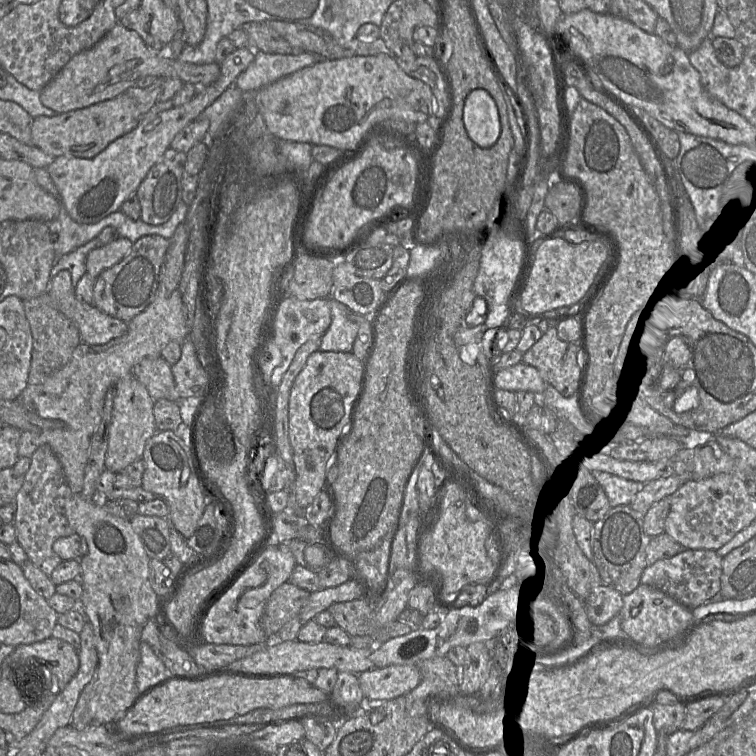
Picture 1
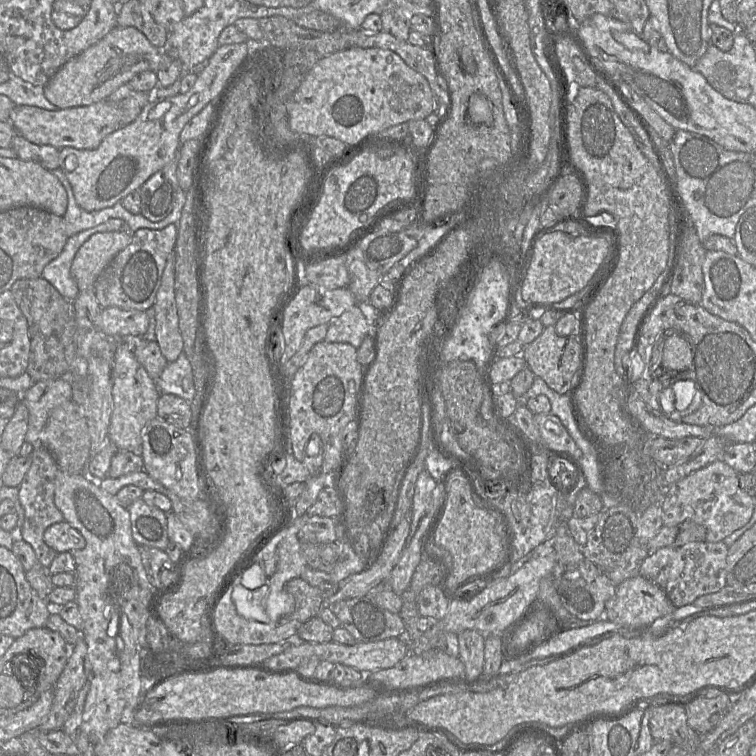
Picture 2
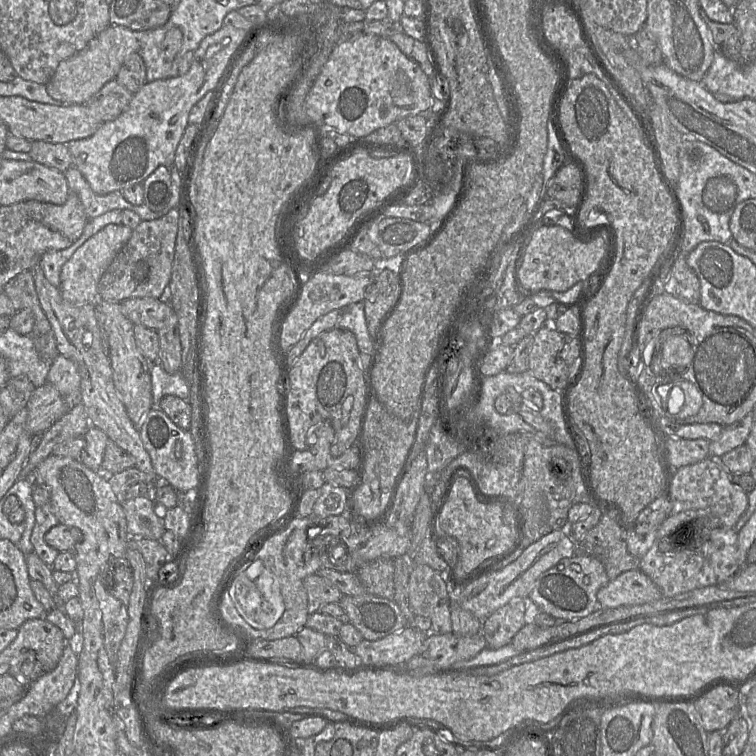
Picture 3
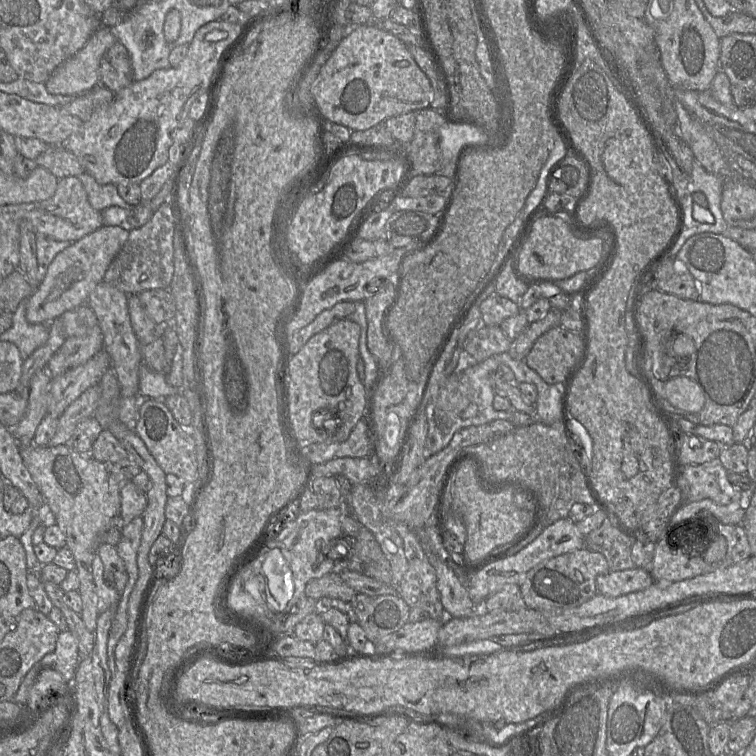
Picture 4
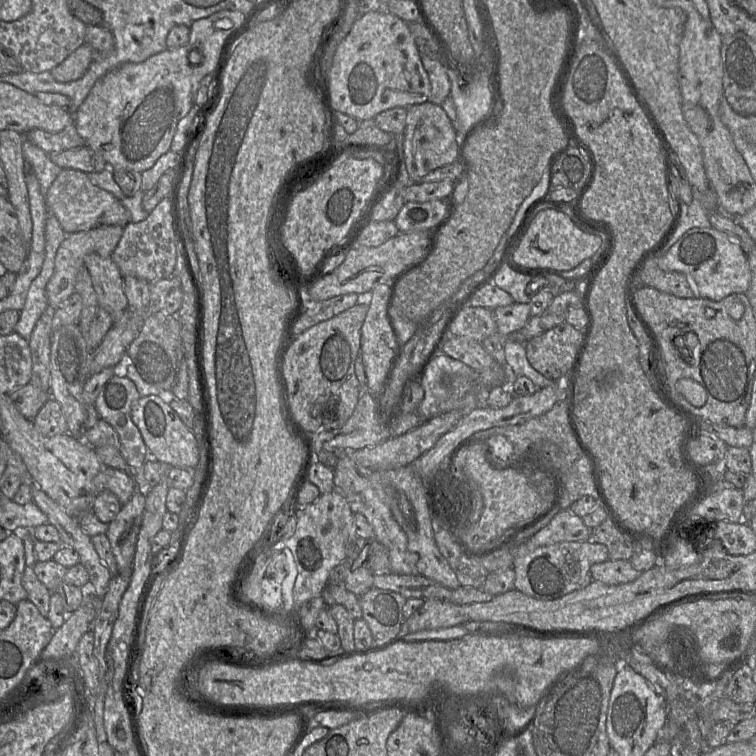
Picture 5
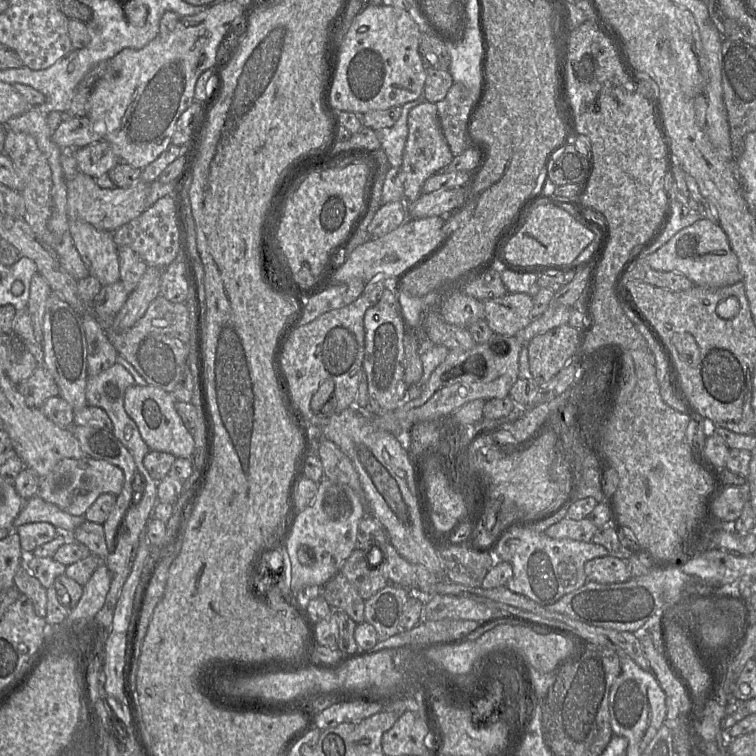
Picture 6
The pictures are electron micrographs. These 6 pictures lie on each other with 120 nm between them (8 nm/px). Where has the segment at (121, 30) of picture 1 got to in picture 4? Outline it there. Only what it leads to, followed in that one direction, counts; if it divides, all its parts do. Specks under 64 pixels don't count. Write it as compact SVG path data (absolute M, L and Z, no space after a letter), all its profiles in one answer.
M101 26L78 53L52 72L45 83L47 91L54 95L81 95L100 85L101 59L117 41L111 28Z

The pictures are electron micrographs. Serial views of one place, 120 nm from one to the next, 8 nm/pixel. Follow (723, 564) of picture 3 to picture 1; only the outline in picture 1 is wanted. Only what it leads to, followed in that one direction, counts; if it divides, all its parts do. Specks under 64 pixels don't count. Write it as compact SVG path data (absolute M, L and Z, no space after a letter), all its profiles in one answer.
M684 549L677 555L647 566L641 583L662 590L689 609L714 597L721 589L722 558L710 549Z

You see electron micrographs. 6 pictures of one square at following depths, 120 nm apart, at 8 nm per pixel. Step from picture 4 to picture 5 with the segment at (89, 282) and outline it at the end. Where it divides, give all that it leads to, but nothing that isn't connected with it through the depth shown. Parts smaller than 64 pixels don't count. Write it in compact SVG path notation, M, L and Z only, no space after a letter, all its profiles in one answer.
M118 225L100 226L90 230L69 234L60 244L54 261L54 272L46 286L48 306L57 309L75 292L76 276L85 265L85 257L96 253L102 257L111 257L123 235L124 227Z

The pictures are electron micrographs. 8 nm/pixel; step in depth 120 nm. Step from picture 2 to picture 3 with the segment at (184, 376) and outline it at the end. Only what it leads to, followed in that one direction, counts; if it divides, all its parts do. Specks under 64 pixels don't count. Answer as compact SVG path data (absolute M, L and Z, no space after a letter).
M159 362L151 364L151 384L154 404L166 395L174 395L183 400L189 399L189 386L180 371L169 374Z

